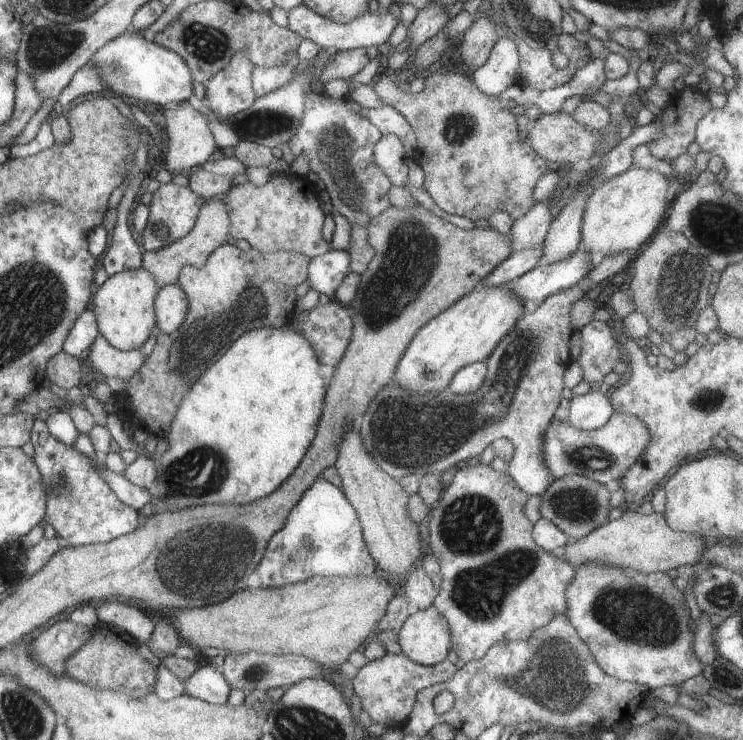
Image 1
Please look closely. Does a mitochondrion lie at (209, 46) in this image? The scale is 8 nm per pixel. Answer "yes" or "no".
yes

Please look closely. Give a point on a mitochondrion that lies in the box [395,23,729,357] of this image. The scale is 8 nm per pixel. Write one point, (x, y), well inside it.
(678, 274)

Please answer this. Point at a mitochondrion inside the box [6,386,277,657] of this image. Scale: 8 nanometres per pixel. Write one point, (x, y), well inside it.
(204, 560)

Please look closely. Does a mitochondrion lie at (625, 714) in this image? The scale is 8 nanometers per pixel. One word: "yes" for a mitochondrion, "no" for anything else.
no

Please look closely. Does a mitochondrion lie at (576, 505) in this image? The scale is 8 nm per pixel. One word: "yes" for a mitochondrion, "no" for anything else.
yes

